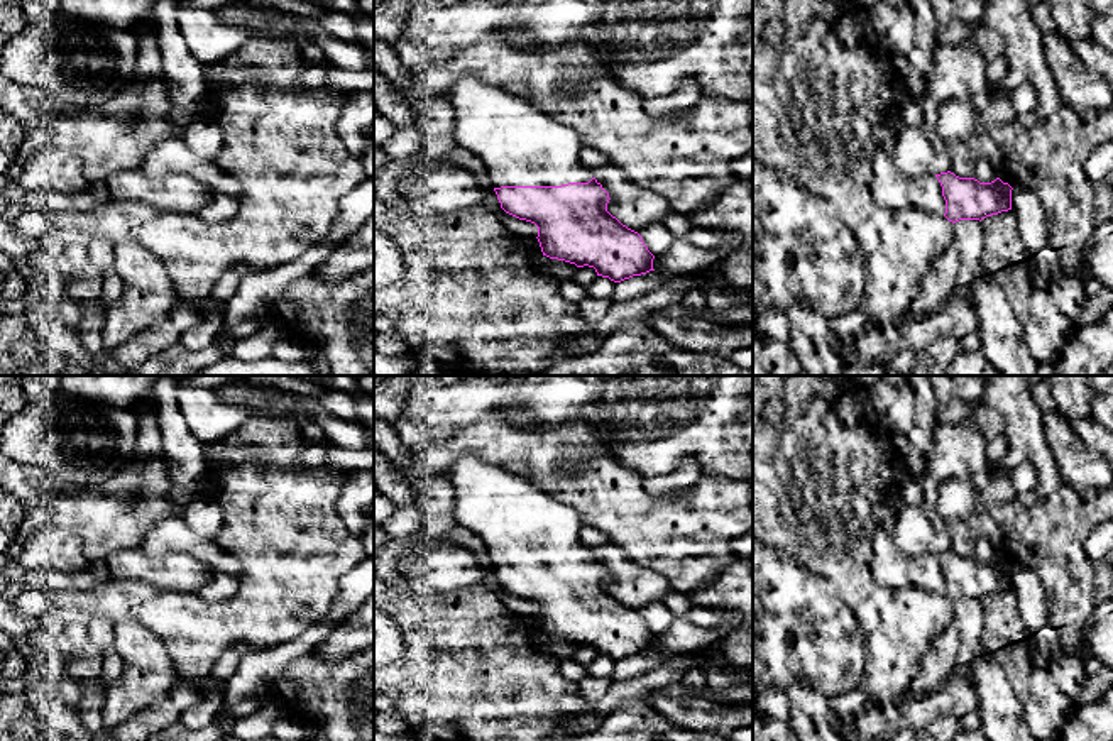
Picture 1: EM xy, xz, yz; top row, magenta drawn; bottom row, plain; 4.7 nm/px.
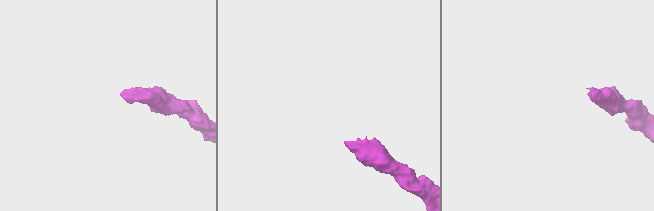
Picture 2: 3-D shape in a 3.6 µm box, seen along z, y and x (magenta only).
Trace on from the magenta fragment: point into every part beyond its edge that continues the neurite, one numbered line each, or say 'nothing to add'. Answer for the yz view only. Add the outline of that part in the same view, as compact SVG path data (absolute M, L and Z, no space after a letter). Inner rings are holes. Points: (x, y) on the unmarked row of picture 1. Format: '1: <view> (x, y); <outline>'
1: yz (890, 567); M881 524L871 533L871 550L869 570L878 585L888 589L918 587L935 594L946 592L942 565L934 553L910 557L895 545Z

